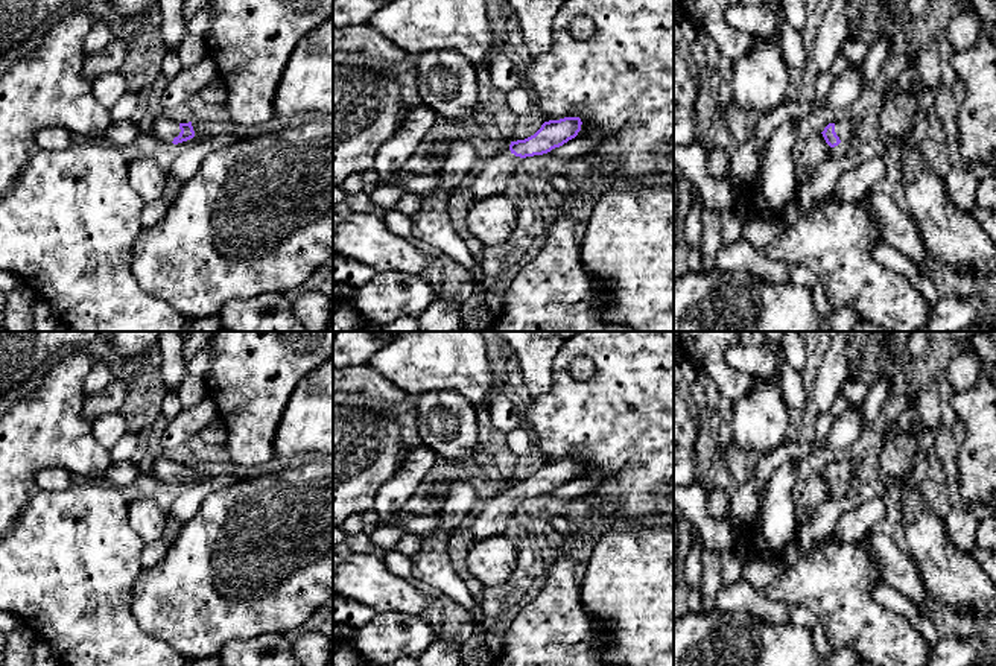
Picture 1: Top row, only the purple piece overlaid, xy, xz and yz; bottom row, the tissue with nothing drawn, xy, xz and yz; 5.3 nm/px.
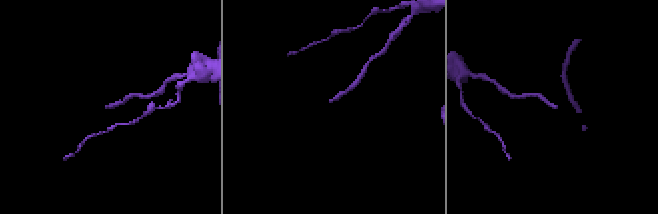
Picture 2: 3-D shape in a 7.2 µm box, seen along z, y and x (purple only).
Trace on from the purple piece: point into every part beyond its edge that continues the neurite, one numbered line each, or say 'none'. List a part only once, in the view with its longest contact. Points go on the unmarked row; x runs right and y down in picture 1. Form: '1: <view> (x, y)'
1: xy (164, 467)

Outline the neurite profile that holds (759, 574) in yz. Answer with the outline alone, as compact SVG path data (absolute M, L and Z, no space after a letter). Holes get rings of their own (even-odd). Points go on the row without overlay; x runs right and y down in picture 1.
M756 558L747 564L742 564L741 576L753 587L763 590L774 582L783 572L782 564L768 563L762 558Z

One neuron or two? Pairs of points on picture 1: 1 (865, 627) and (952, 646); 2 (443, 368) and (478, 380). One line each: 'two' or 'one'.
1: two
2: one

